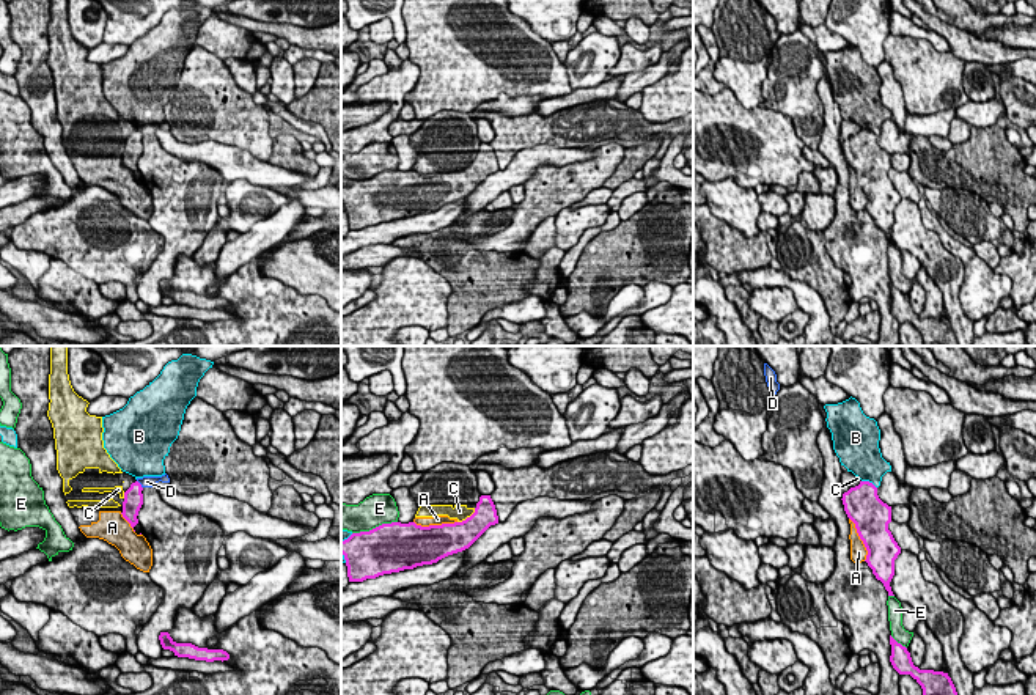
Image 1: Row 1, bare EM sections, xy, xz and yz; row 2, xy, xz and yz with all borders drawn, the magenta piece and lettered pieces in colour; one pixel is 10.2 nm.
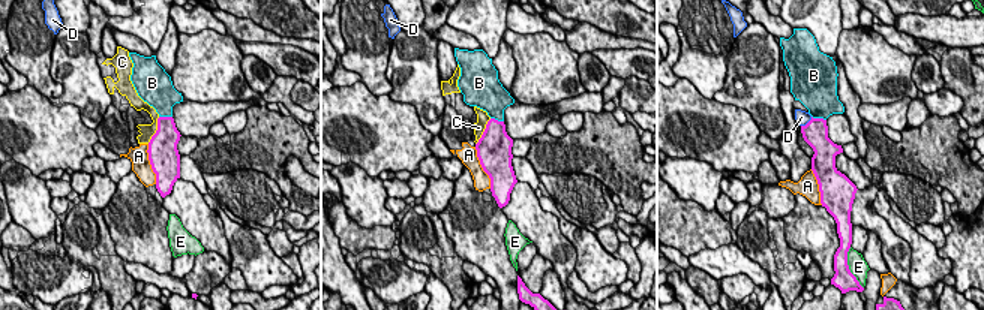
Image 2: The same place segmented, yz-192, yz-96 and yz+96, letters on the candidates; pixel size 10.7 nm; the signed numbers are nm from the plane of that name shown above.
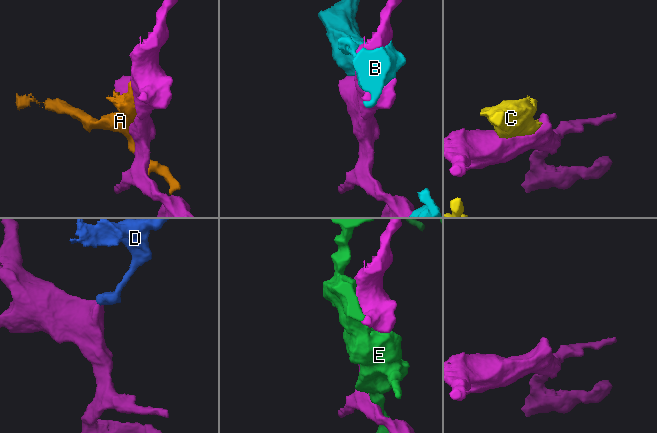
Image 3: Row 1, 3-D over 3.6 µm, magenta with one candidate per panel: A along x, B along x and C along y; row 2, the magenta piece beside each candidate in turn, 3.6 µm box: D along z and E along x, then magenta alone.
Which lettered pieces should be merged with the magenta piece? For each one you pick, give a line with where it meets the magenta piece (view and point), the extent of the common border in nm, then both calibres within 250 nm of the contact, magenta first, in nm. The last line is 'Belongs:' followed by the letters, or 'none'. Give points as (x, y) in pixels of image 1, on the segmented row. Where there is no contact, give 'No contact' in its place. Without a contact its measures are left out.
Belongs: none

